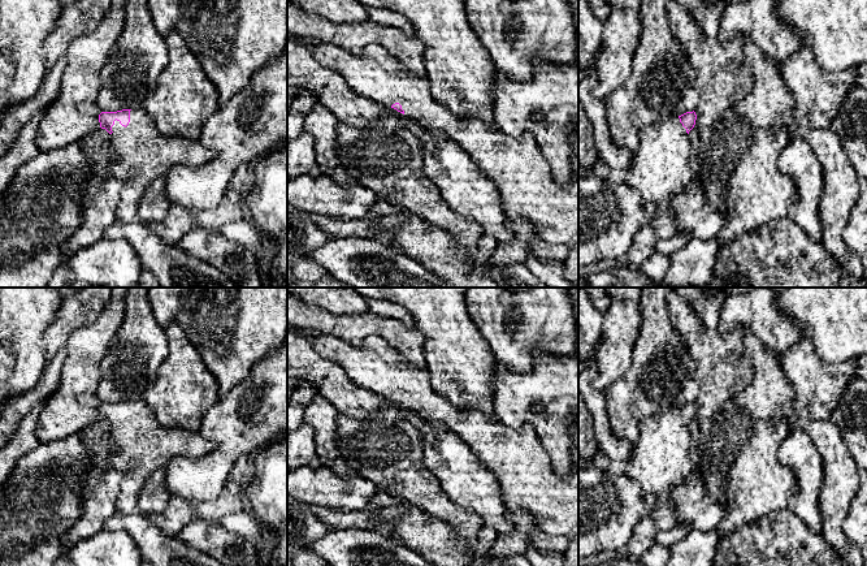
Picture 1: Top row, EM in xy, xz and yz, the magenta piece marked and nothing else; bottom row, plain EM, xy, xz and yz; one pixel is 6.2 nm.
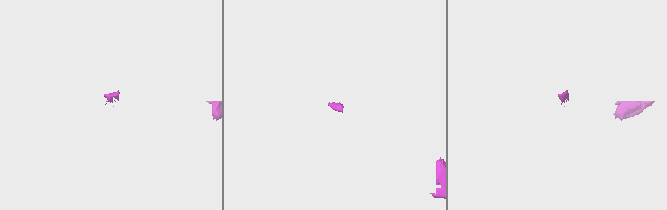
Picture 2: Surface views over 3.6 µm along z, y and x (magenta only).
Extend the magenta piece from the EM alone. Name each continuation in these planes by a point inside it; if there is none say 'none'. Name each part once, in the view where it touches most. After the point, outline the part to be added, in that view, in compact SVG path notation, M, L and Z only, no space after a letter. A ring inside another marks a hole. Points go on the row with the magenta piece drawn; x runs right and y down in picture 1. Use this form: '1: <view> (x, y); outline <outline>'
1: xy (139, 154); outline M142 105L131 108L126 128L116 120L112 131L107 144L110 161L100 174L123 183L116 209L118 222L138 220L146 190L173 167L200 167L213 157L199 141L161 134Z

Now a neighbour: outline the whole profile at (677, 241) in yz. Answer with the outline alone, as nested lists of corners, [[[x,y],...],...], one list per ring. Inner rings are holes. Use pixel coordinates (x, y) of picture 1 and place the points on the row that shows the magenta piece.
[[[689,232],[675,234],[669,238],[658,238],[656,252],[671,255],[676,250],[681,249],[689,239],[692,239],[692,234]]]

